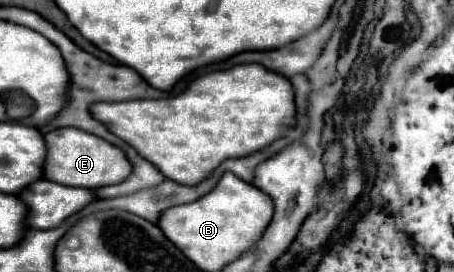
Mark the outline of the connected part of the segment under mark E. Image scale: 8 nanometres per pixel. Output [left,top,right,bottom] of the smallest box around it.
[44,128,132,188]

